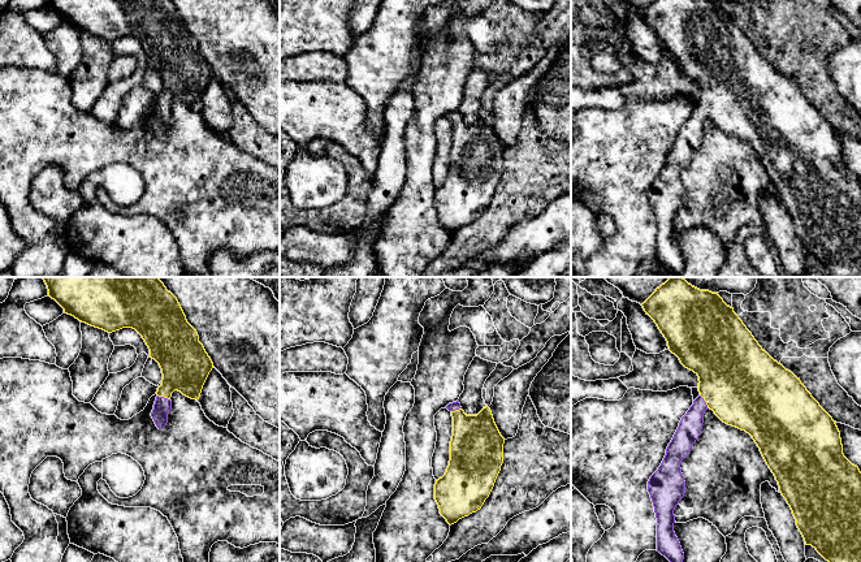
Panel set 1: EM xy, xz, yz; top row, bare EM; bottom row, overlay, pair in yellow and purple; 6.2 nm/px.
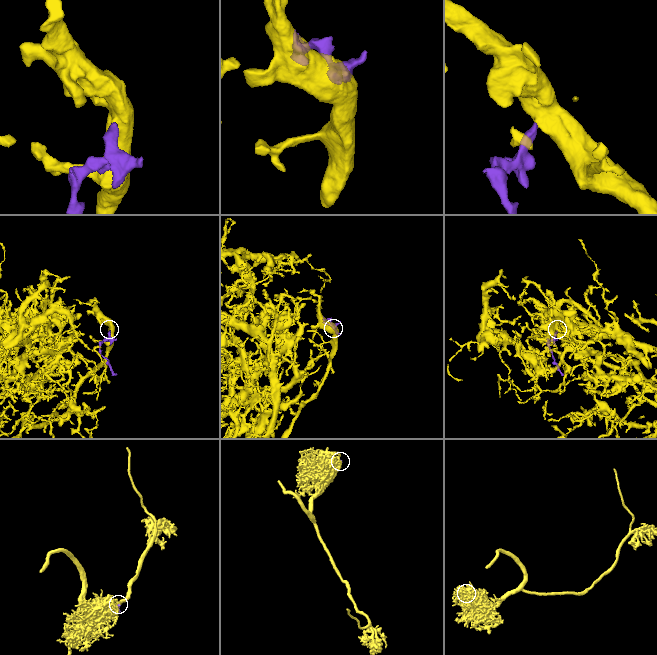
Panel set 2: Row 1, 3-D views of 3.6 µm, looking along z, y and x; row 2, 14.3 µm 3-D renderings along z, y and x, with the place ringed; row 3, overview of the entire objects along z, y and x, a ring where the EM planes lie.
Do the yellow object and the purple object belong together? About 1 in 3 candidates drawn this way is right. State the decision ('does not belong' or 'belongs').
belongs

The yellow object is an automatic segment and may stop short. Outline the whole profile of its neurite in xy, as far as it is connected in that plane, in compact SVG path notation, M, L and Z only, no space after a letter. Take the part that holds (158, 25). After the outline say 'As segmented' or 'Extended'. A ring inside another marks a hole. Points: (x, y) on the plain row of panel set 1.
M48 0L68 23L82 31L108 42L122 36L135 38L150 57L163 82L161 94L151 125L159 138L168 131L172 118L172 101L181 100L191 108L199 108L203 94L213 77L213 72L199 51L196 39L187 31L186 25L170 0Z. Extended

